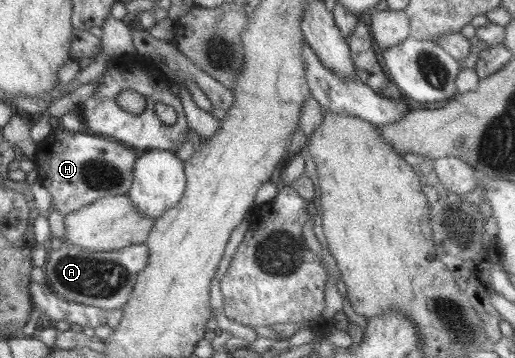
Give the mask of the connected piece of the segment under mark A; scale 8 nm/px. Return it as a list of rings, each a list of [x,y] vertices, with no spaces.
[[[62,240],[57,251],[52,251],[43,266],[44,283],[55,295],[69,302],[81,303],[103,311],[119,310],[125,306],[137,275],[148,261],[146,245],[128,245],[122,249],[95,252],[79,248]]]

